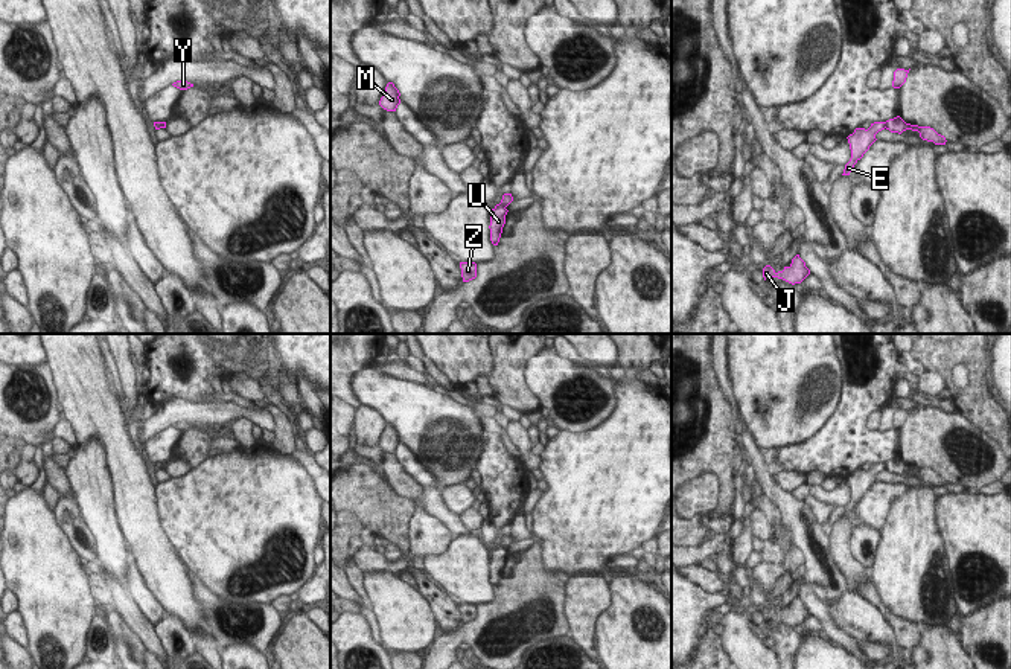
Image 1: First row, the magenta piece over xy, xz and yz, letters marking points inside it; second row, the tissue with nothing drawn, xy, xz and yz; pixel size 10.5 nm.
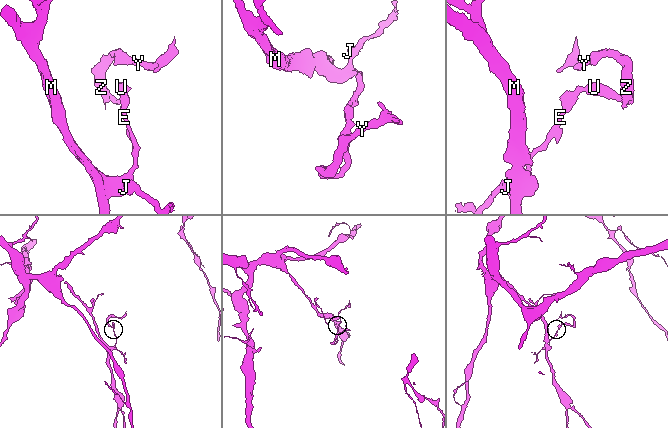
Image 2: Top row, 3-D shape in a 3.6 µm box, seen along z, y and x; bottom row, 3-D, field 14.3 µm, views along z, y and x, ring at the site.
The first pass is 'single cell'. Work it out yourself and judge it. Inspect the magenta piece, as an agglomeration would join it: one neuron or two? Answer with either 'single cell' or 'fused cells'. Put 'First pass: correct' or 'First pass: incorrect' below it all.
fused cells
First pass: incorrect

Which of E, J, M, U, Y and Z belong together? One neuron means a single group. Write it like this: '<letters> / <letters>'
E J M / U Y Z

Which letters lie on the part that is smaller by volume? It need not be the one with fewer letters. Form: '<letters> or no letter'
U, Y, Z

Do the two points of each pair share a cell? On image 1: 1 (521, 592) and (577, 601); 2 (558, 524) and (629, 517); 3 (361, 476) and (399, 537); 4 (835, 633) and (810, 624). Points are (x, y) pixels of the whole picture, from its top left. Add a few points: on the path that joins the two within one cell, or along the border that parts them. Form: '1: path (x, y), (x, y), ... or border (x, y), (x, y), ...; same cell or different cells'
1: border (568, 578), (565, 613), (571, 634); different cells
2: path (576, 521), (582, 521), (586, 517), (611, 517); same cell
3: path (364, 491), (393, 521); same cell
4: border (810, 613), (822, 628); different cells

